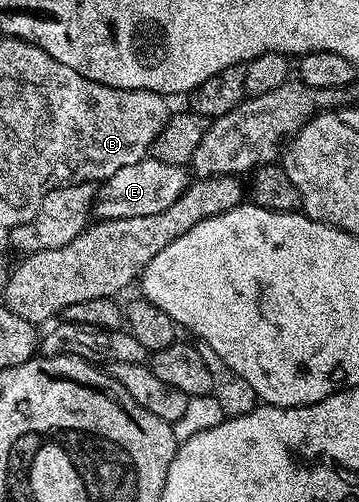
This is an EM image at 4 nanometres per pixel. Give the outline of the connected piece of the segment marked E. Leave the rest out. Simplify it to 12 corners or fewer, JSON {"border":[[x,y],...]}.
{"border":[[149,155],[97,186],[93,216],[128,219],[172,207],[183,166]]}

